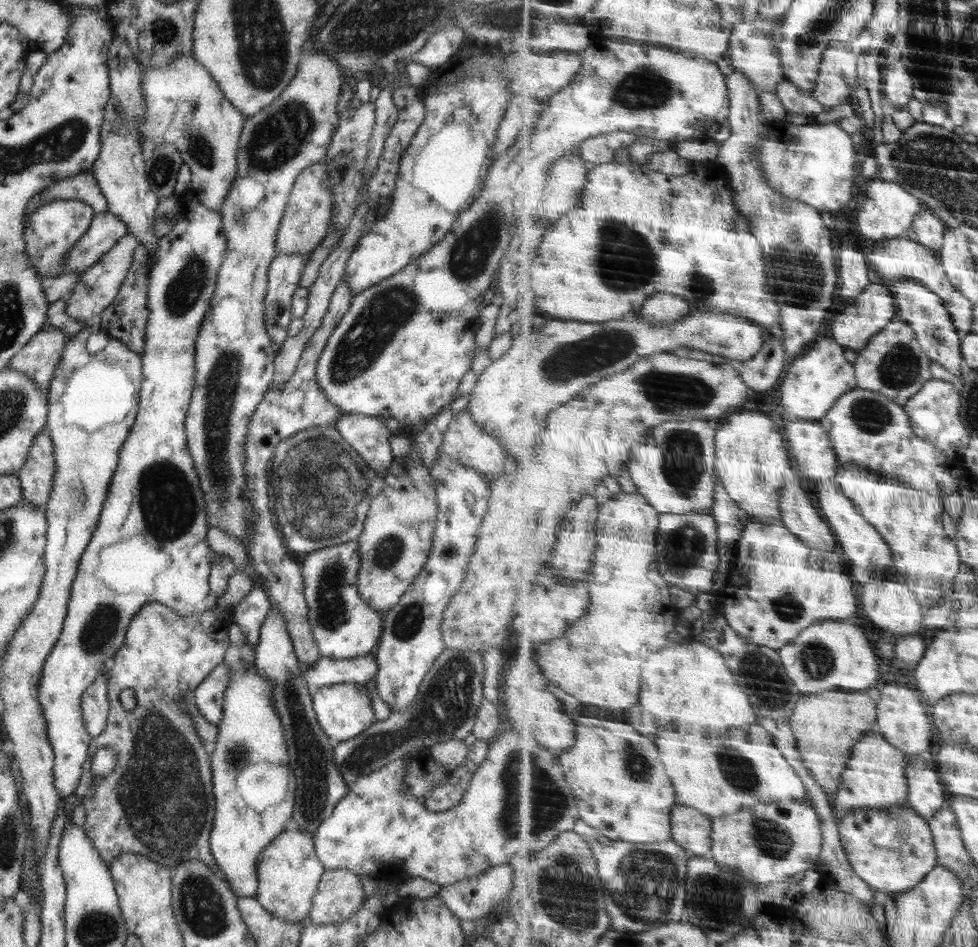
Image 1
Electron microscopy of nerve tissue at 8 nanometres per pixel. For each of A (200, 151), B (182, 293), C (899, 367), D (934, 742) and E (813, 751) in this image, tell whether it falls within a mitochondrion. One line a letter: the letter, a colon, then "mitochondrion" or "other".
A: mitochondrion
B: mitochondrion
C: mitochondrion
D: other
E: other

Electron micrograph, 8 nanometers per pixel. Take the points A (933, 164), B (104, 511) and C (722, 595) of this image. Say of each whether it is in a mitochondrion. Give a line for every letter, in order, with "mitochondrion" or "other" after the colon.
A: mitochondrion
B: other
C: other

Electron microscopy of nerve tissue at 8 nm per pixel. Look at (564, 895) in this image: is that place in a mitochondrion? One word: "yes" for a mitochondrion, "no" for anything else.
yes

